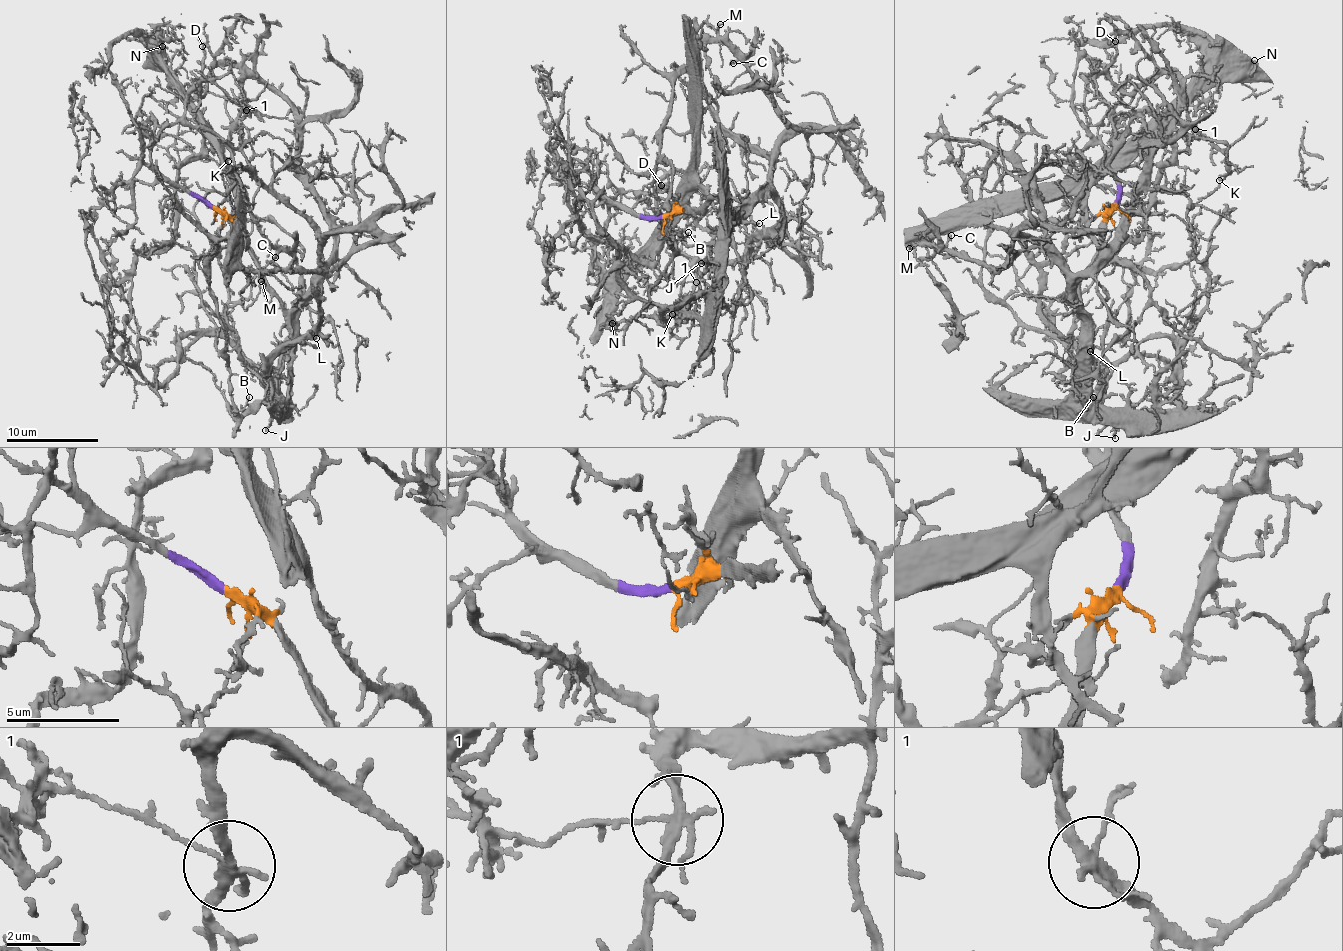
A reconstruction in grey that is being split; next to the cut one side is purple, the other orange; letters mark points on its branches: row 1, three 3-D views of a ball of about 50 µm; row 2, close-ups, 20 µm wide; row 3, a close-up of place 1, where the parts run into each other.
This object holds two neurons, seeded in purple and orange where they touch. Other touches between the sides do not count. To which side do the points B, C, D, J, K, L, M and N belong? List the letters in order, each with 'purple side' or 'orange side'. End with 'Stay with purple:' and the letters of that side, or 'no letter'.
B: purple side
C: purple side
D: orange side
J: orange side
K: orange side
L: orange side
M: purple side
N: purple side
Stay with purple: B, C, M, N

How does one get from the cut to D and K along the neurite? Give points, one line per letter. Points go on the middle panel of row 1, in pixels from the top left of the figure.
D: (663, 216), (712, 198), (733, 206), (771, 196), (782, 217), (736, 260), (696, 260), (669, 237), (661, 185)
K: (663, 216), (712, 198), (733, 206), (771, 196), (782, 217), (736, 260), (695, 265), (687, 315), (672, 314)

